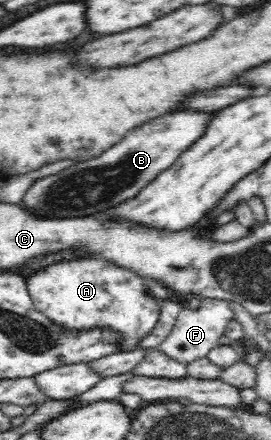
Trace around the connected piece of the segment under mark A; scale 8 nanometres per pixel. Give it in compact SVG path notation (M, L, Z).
M97 258L60 262L45 267L45 271L38 270L23 277L35 307L45 317L67 329L110 327L125 335L123 352L136 350L136 344L156 326L160 317L157 299L171 297L171 291L161 282L141 278L129 269Z

